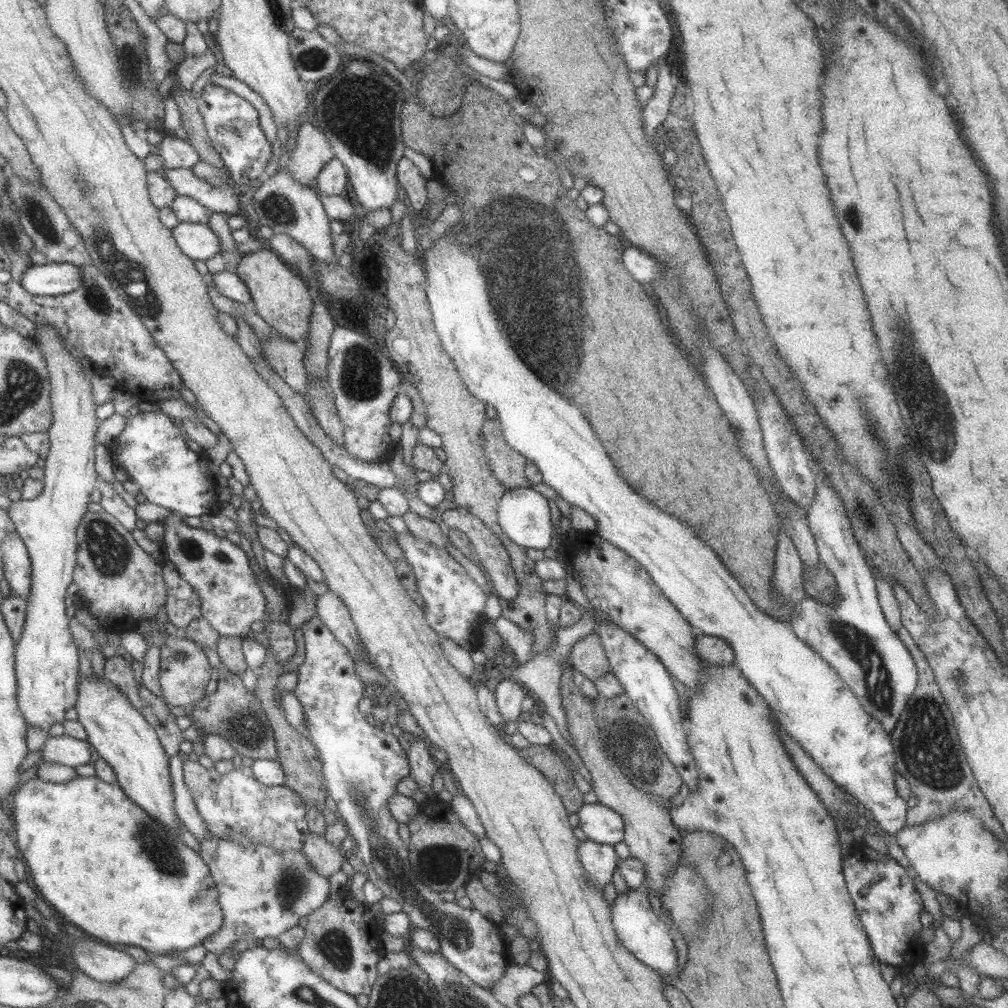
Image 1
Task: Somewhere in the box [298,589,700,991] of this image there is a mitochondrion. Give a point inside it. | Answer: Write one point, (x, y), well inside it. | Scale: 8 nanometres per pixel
(357, 789)

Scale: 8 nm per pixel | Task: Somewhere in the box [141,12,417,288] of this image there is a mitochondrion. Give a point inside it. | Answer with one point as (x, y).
(355, 110)

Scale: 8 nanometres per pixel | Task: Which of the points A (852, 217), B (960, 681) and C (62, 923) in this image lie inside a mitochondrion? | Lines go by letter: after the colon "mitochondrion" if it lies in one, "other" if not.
A: other
B: mitochondrion
C: other

